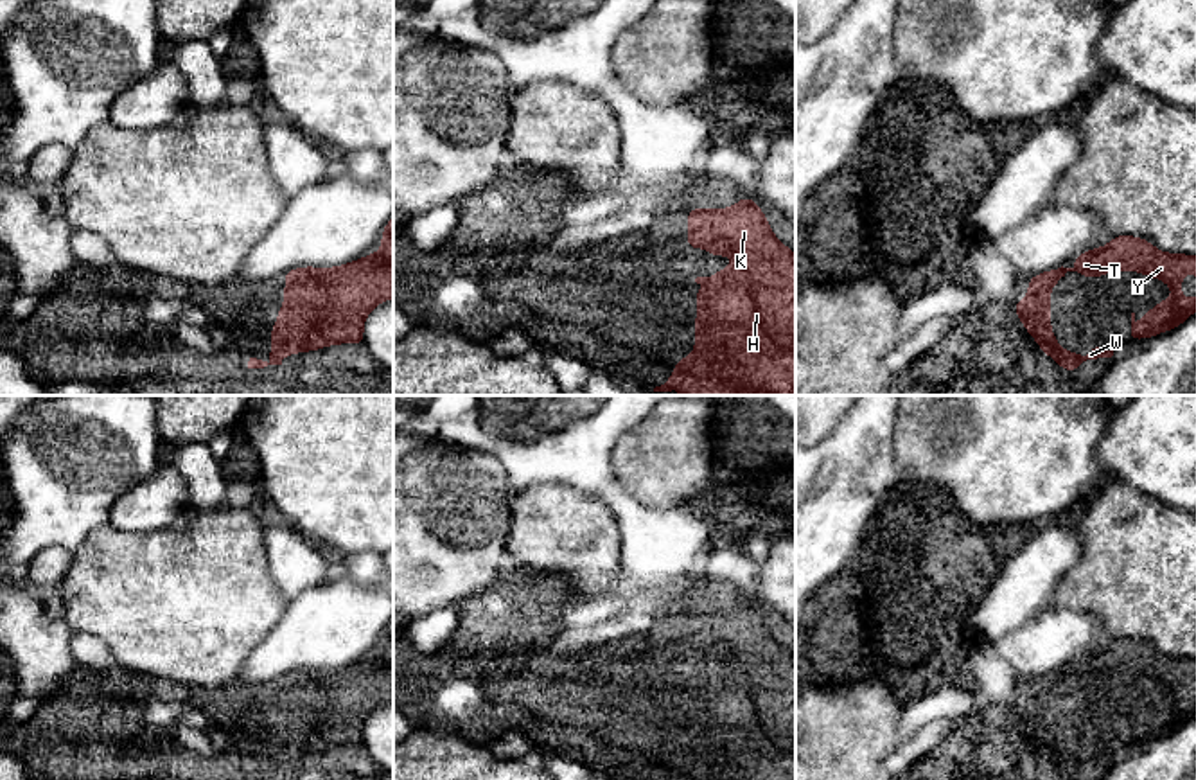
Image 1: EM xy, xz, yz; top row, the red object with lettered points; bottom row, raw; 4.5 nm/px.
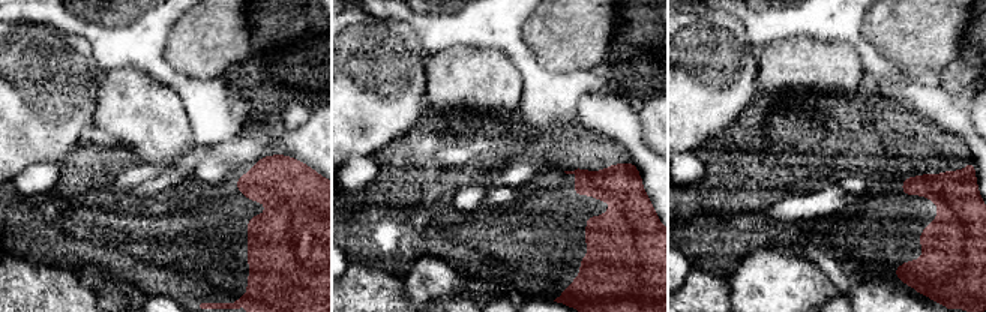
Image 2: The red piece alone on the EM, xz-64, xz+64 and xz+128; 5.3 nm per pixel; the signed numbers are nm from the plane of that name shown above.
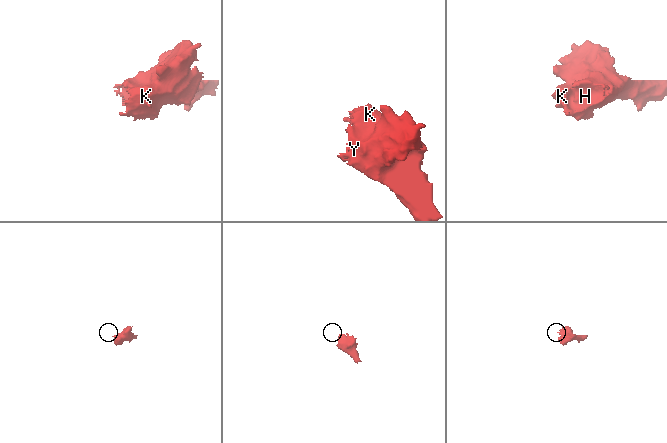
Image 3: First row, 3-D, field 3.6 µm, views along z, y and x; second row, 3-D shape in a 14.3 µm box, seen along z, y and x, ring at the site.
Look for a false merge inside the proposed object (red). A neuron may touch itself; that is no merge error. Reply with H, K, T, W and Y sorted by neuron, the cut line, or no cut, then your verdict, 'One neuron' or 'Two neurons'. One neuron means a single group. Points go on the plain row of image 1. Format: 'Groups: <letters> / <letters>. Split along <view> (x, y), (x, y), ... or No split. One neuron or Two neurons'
Groups: H K T W Y. No split. One neuron

